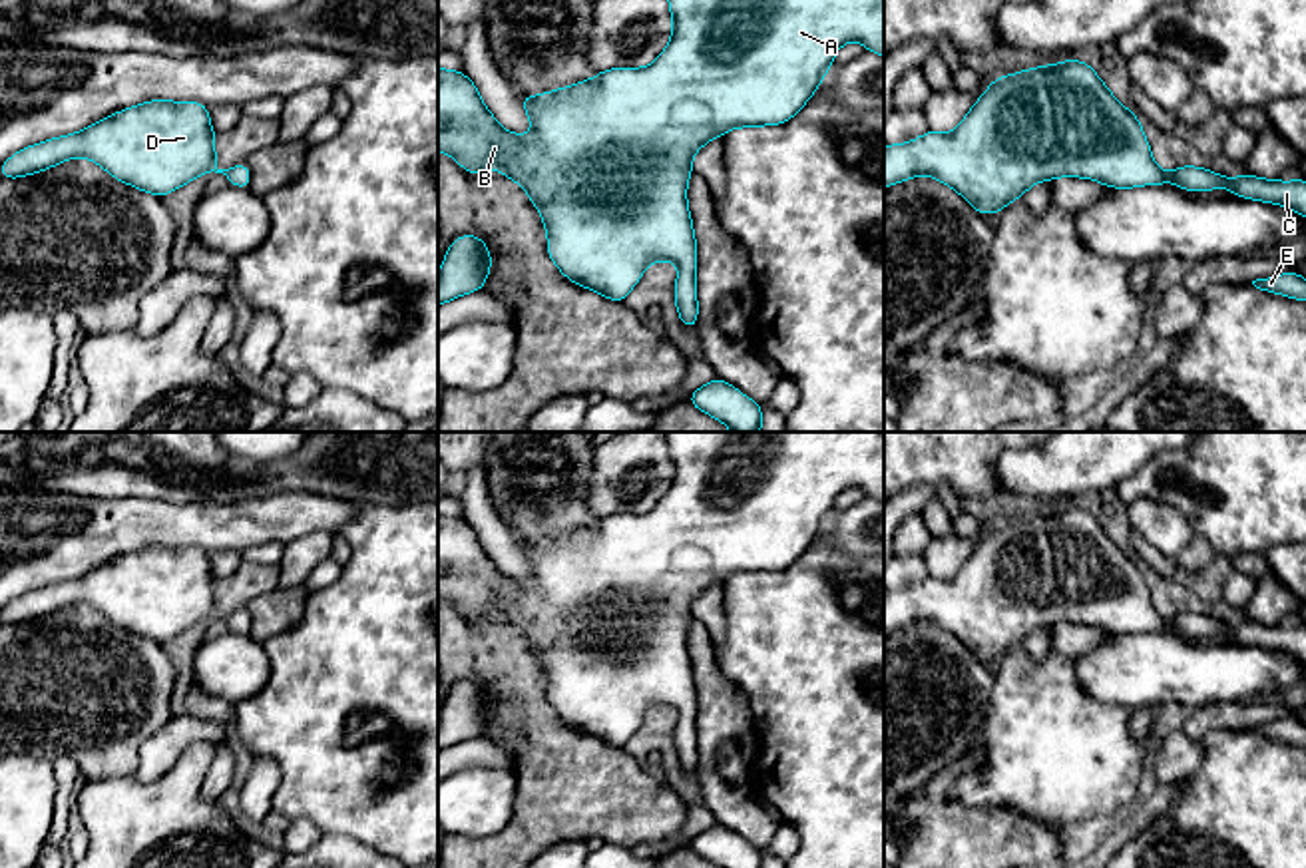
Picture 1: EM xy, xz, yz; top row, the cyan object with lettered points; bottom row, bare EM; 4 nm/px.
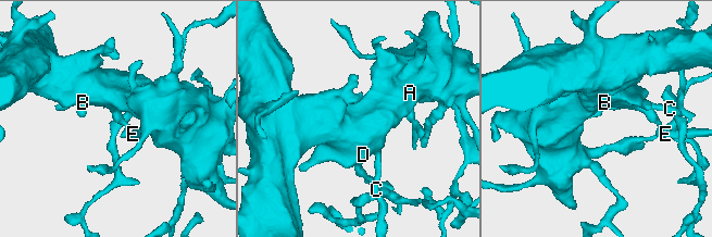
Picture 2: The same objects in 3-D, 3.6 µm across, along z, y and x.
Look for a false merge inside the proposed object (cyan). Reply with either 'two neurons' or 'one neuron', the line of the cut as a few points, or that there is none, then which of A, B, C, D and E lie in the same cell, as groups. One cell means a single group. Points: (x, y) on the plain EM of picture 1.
one neuron | no cut | A B C D E

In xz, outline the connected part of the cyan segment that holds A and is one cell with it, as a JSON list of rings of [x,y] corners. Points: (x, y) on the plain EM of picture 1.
[[[665,432],[673,480],[647,514],[601,516],[575,532],[522,542],[532,581],[504,575],[462,516],[438,514],[438,597],[472,621],[496,611],[518,627],[538,653],[547,681],[547,703],[575,731],[623,749],[653,707],[675,707],[673,743],[687,776],[697,774],[697,687],[687,651],[693,601],[735,573],[778,571],[792,565],[820,534],[836,496],[860,488],[884,504],[884,432]]]

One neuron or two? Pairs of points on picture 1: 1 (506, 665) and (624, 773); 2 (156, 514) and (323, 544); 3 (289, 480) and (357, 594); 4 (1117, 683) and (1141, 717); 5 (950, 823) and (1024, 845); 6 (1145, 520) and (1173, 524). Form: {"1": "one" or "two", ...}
{"1": "one", "2": "two", "3": "two", "4": "two", "5": "one", "6": "one"}

